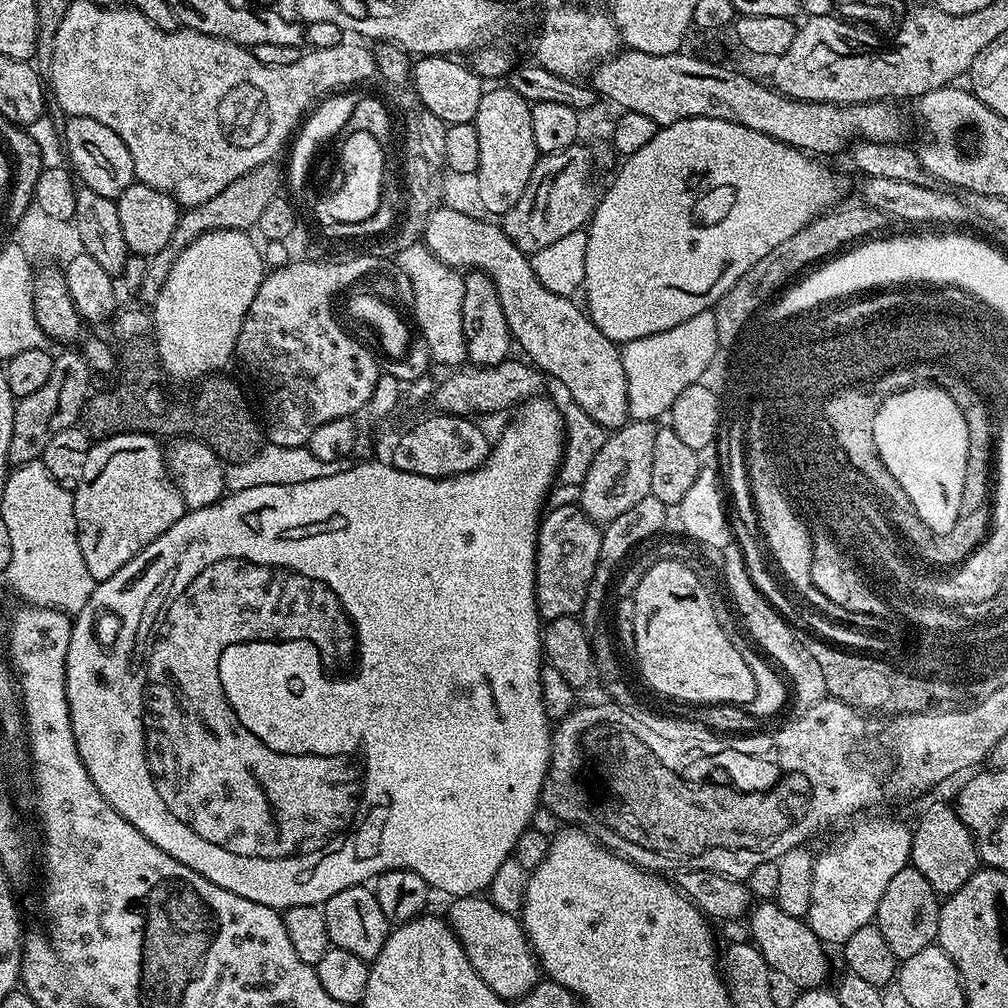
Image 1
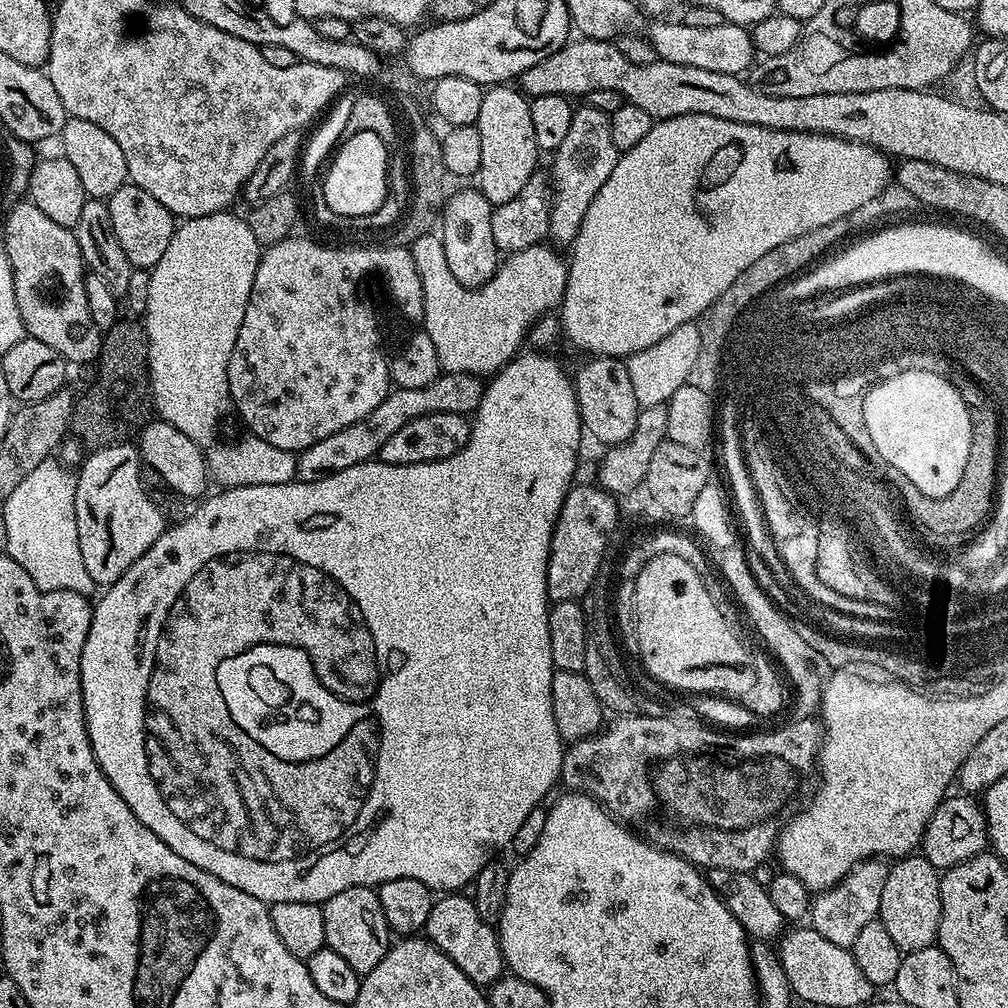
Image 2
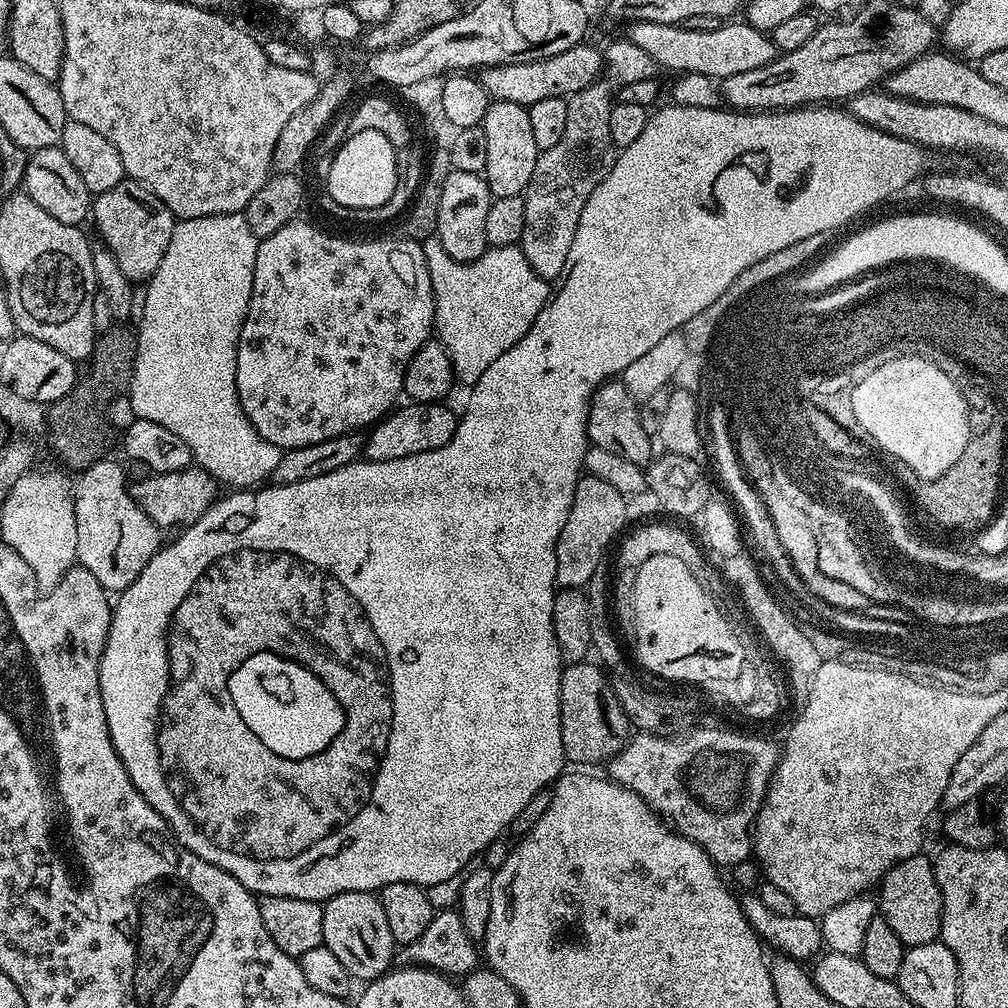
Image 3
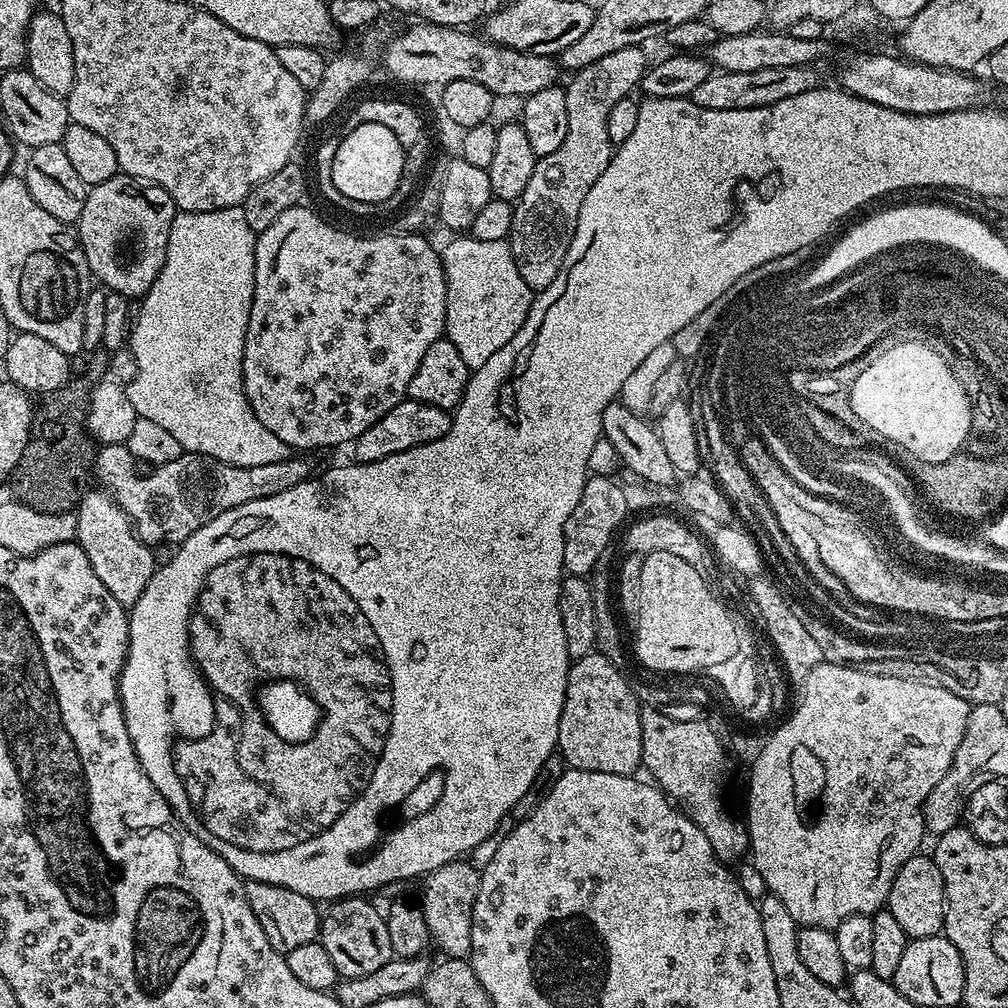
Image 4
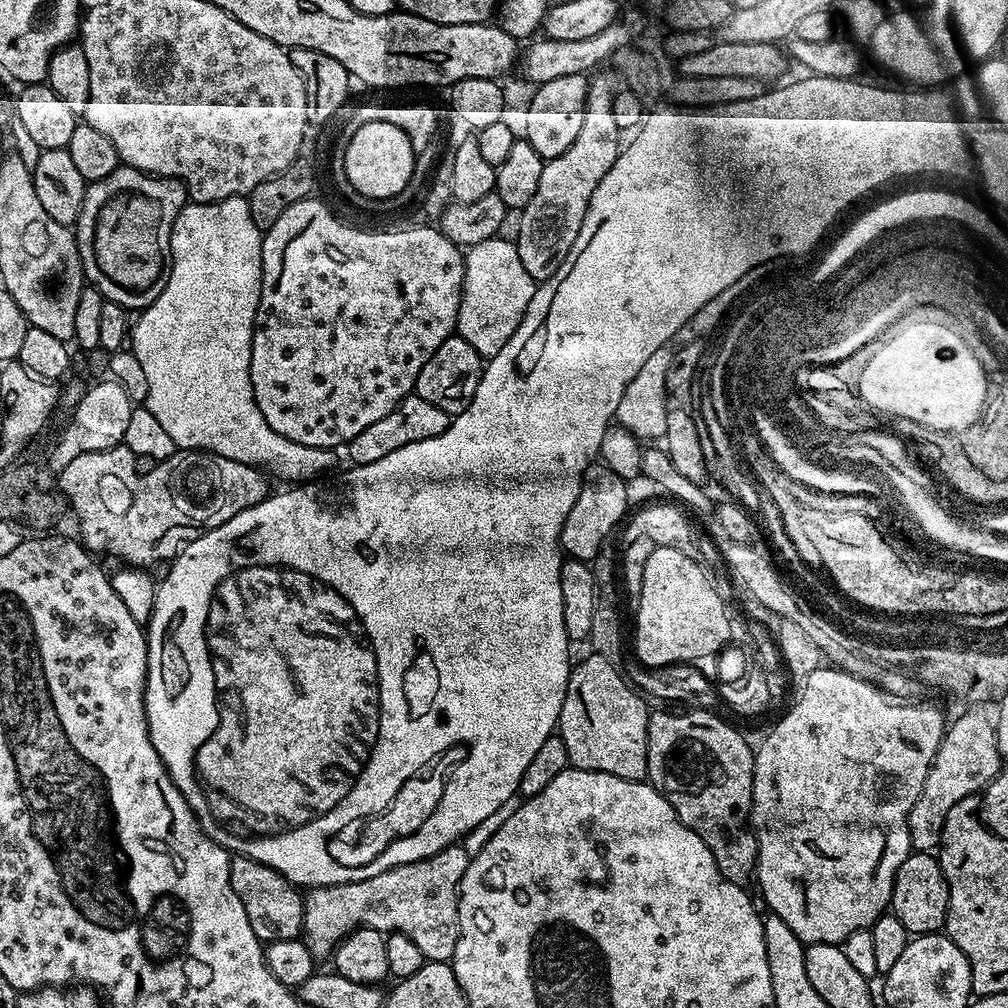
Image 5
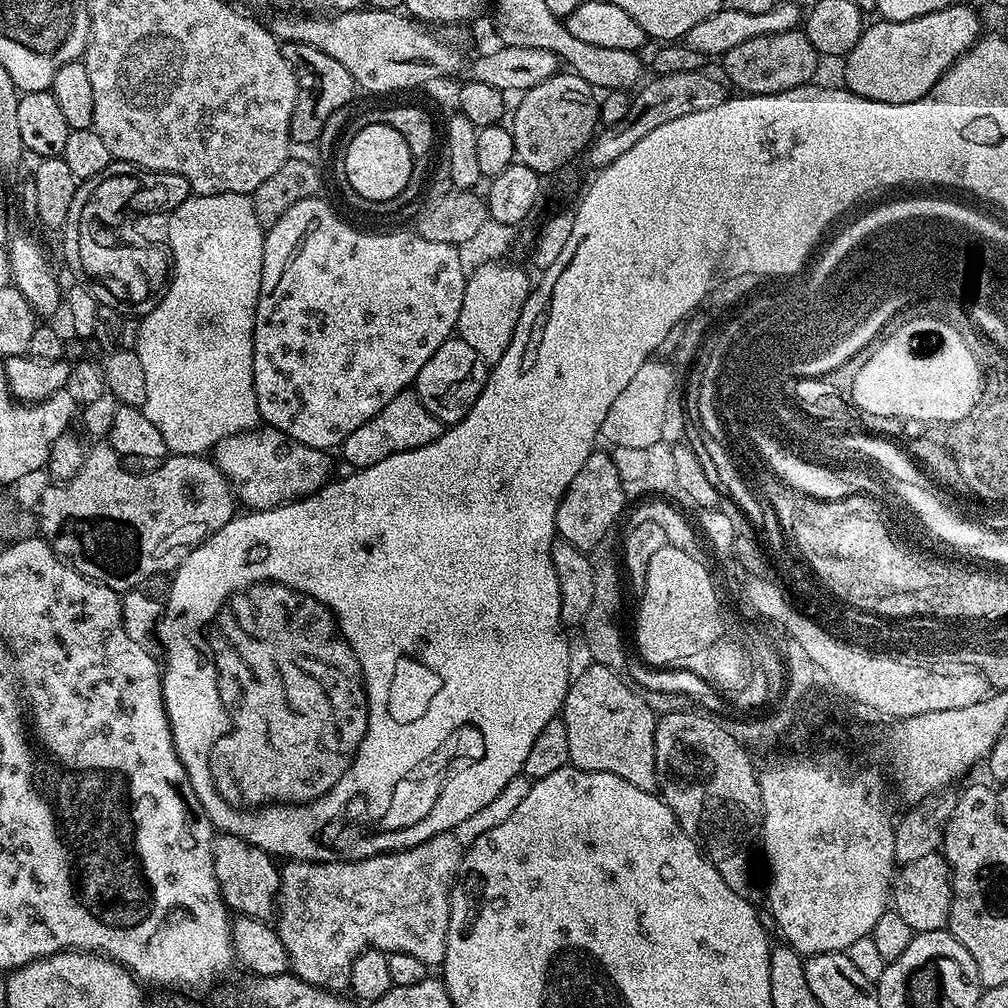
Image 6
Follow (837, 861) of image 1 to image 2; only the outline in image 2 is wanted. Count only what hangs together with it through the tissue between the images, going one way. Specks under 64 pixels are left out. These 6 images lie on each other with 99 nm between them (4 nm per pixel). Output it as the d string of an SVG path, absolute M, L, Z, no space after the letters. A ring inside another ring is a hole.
M880 858L863 860L857 864L850 874L846 874L846 878L842 878L842 882L827 888L811 901L810 927L818 930L822 938L834 942L834 946L851 949L854 938L858 938L862 926L866 926L866 922L875 920L880 915L882 886L886 886L888 870L889 865Z

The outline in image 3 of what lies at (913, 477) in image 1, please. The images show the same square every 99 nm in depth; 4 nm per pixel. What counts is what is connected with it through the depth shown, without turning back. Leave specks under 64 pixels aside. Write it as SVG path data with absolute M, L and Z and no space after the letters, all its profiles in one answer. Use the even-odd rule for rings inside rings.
M904 355L888 358L885 364L878 365L857 382L856 389L850 392L850 403L854 406L854 418L858 418L864 436L872 439L882 451L889 452L893 461L906 462L920 480L934 480L946 474L950 466L958 462L970 439L970 409L958 384L922 357Z

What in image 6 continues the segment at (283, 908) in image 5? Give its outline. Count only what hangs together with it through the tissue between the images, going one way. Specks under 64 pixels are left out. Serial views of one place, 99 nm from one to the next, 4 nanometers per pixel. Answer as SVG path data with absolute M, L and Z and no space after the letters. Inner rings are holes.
M220 834L212 841L212 865L222 898L233 913L268 918L277 911L280 868L268 853L237 836Z

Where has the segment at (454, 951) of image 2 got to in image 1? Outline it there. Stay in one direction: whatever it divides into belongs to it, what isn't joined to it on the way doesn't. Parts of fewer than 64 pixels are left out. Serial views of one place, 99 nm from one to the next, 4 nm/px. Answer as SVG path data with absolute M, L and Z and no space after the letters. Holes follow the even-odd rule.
M483 895L458 896L446 913L448 924L460 939L460 945L466 950L466 958L470 958L470 966L502 999L515 1002L522 998L542 978L540 962L532 950L532 943L524 933L523 923L516 916L498 910Z

